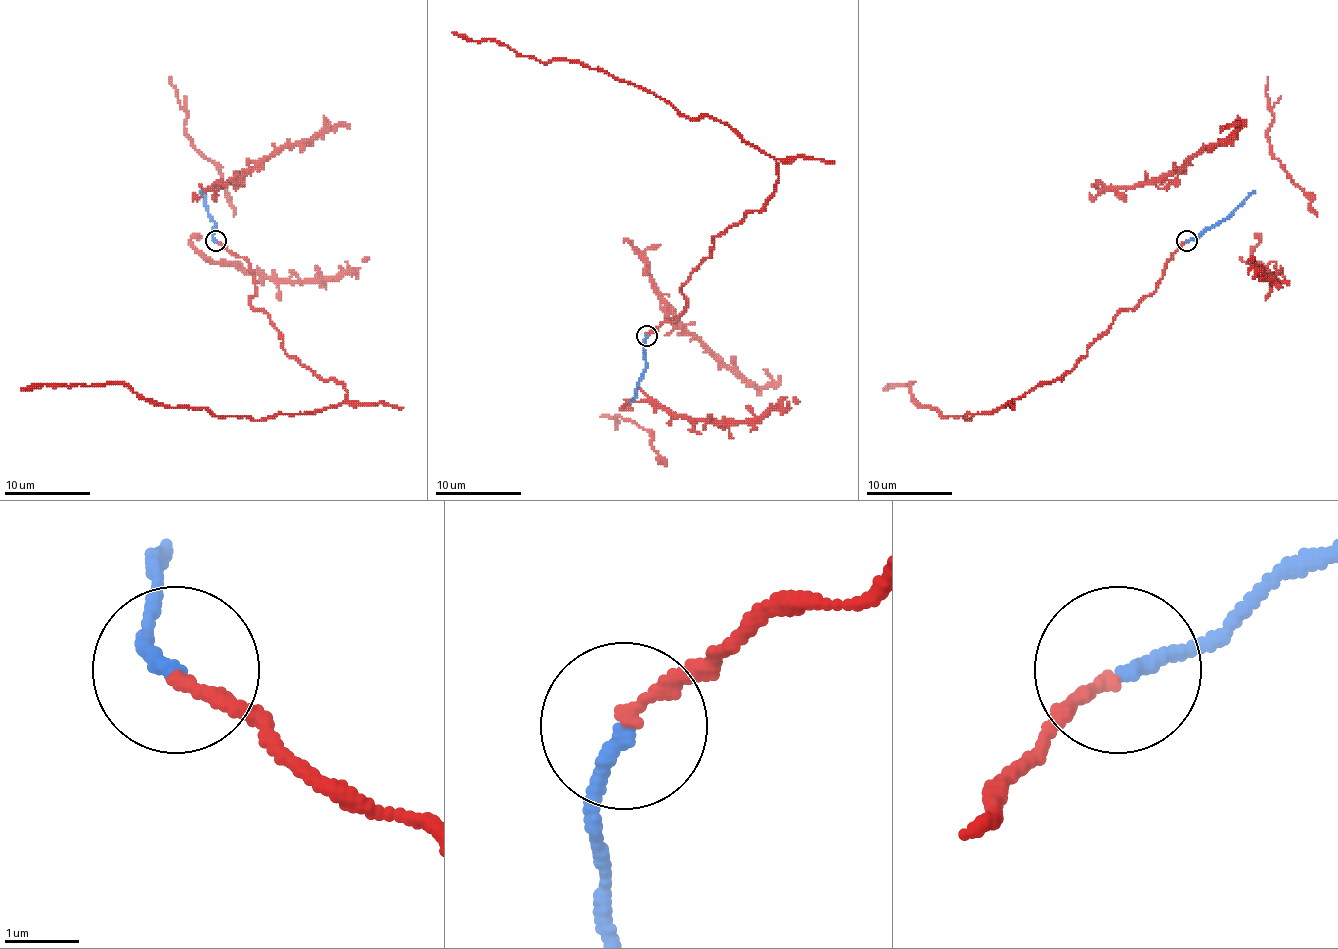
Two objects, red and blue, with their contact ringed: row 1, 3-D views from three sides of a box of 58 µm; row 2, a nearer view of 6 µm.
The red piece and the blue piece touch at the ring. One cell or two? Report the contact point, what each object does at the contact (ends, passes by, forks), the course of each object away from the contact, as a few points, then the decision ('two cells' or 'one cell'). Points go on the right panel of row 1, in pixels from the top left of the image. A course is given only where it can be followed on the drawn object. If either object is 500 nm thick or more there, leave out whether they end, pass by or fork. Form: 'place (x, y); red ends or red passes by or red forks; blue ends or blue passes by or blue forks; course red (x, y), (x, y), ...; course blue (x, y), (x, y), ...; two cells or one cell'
place (1186, 240); red ends; blue ends; course red (1186, 240), (1160, 283), (1124, 309), (1061, 379), (969, 420), (922, 407), (911, 394), (913, 384), (883, 390); course blue (1186, 240), (1218, 225), (1255, 191); one cell

